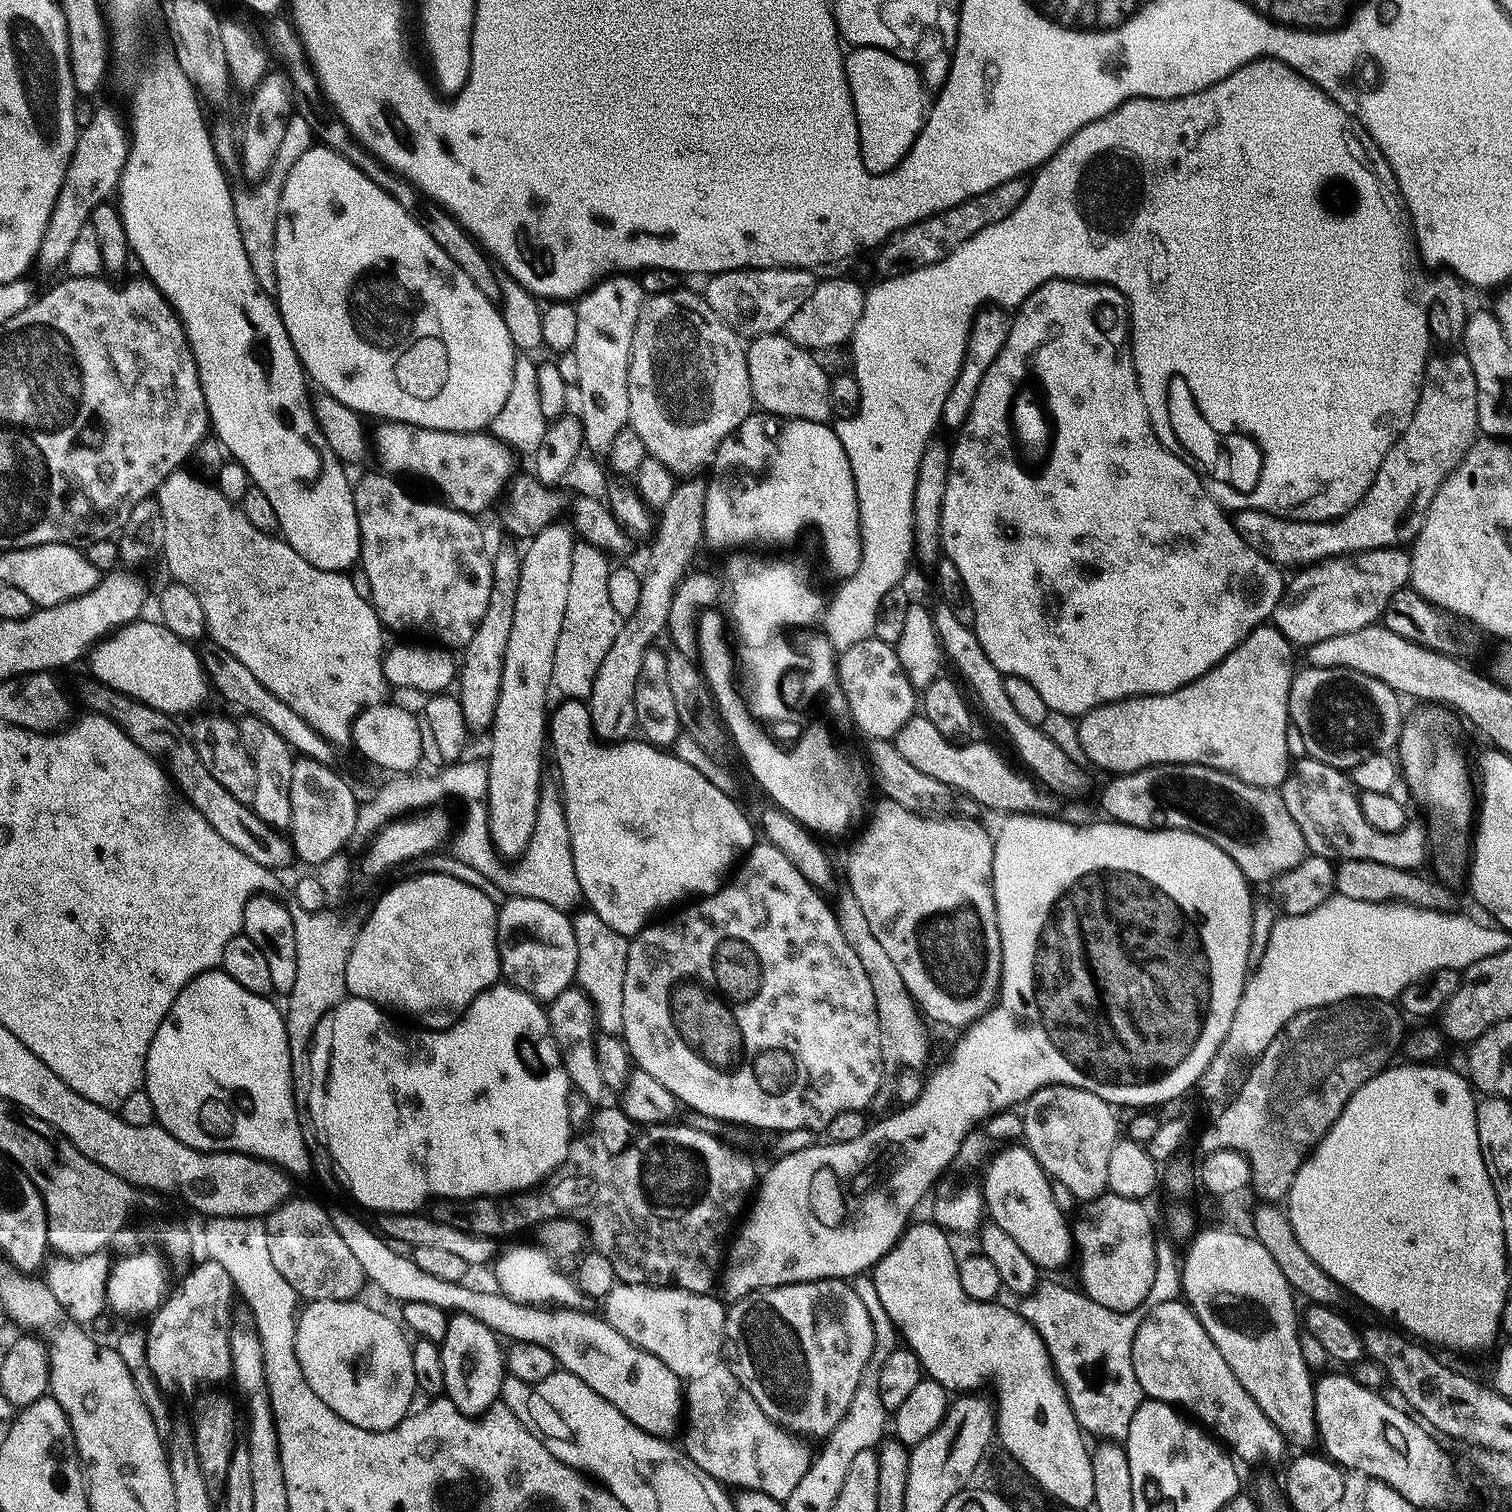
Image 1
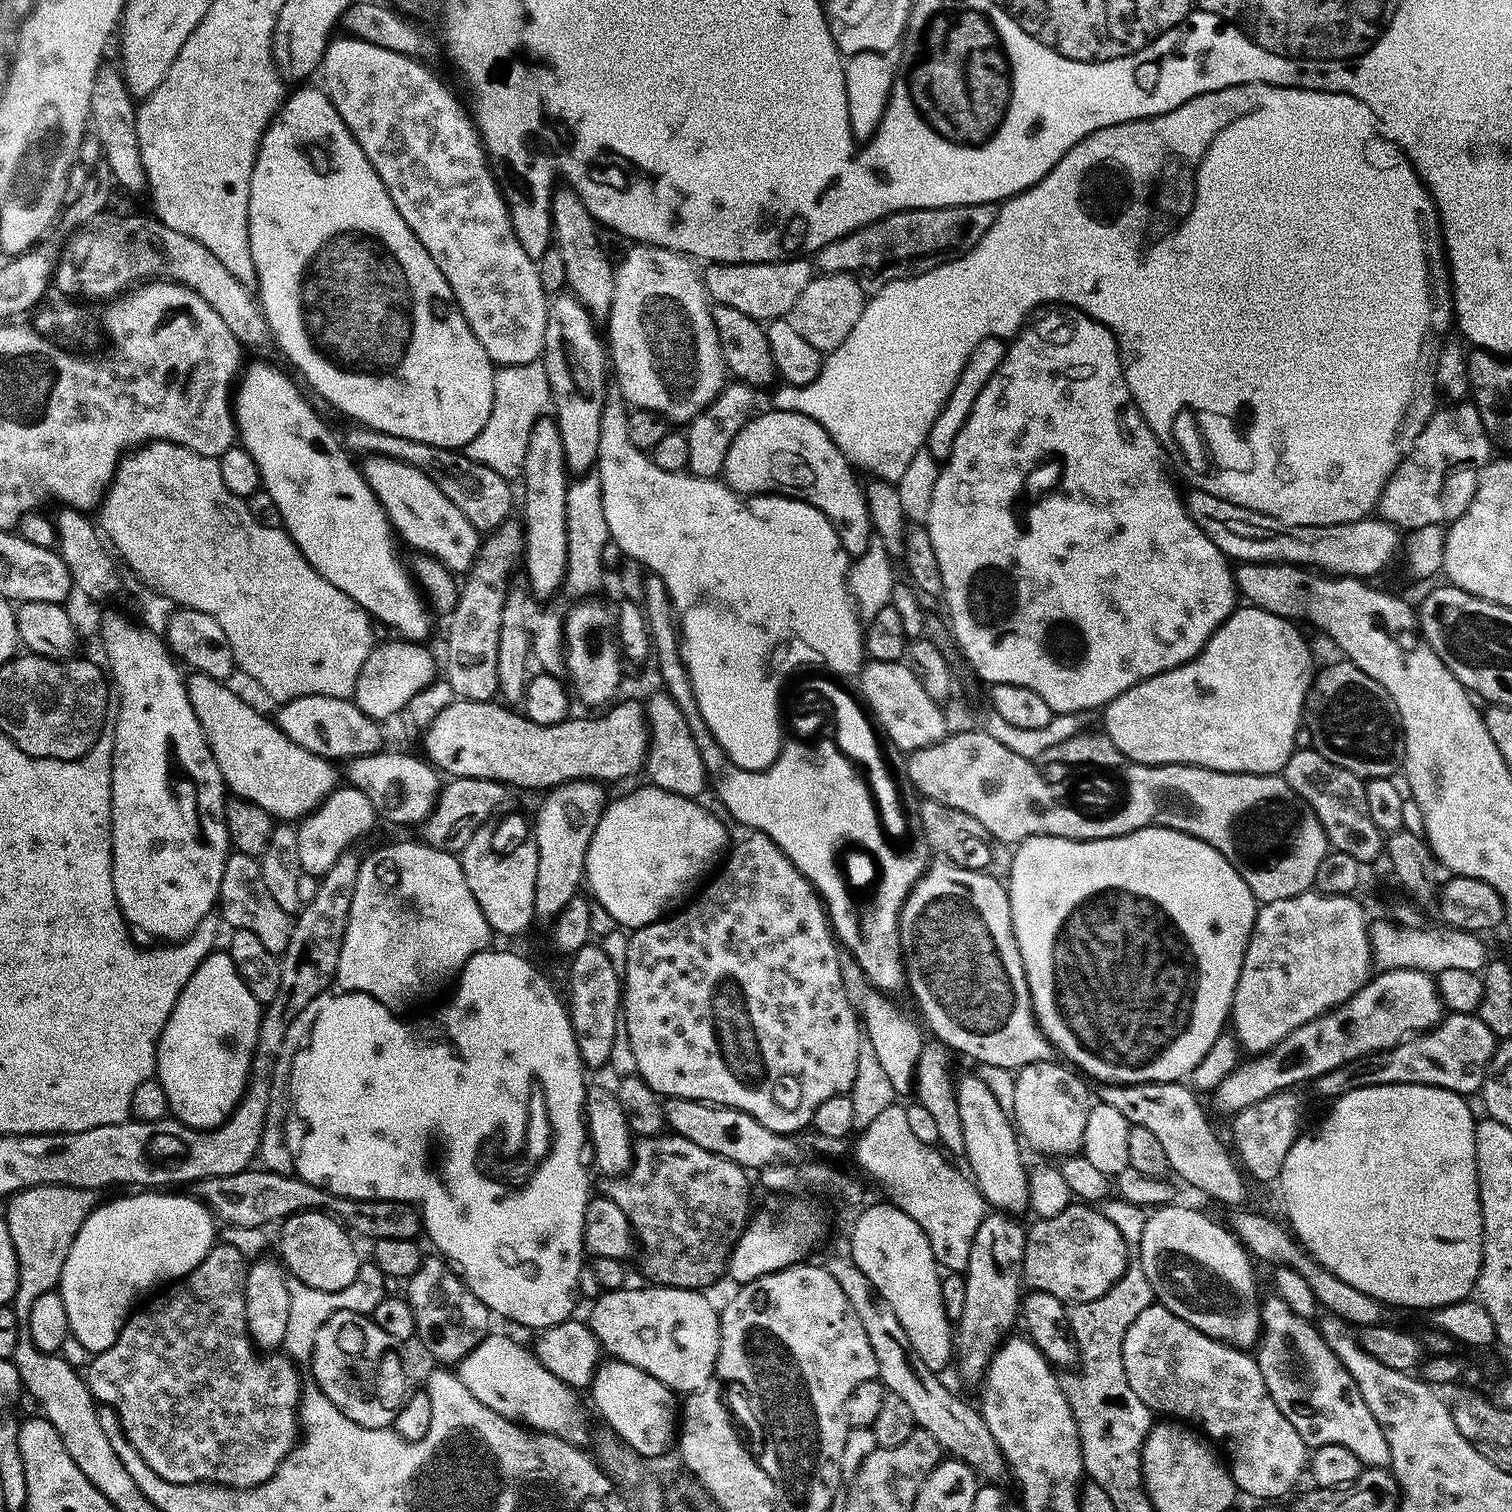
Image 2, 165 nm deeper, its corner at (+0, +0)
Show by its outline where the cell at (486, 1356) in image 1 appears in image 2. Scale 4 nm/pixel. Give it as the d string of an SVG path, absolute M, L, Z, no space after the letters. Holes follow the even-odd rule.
M425 1259L421 1269L407 1281L406 1299L416 1319L419 1339L424 1339L429 1354L440 1363L437 1365L459 1366L482 1341L488 1339L493 1331L494 1316L443 1259L435 1259Z

